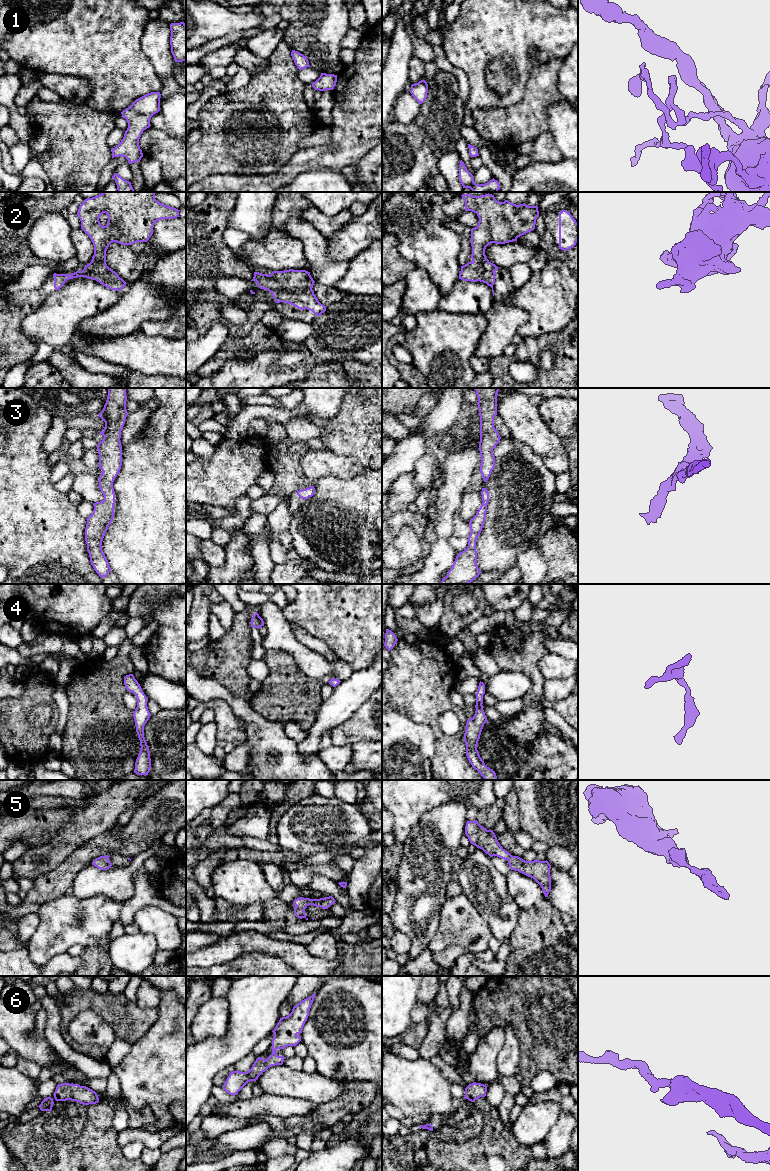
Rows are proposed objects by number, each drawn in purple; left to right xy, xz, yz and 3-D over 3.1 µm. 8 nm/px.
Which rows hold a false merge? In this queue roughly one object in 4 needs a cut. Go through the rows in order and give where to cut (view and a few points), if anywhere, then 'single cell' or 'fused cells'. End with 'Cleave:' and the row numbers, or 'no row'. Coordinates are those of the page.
1: cut none; single cell
2: cut none; single cell
3: cut none; single cell
4: cut none; single cell
5: cut none; single cell
6: cut none; single cell
Cleave: no row

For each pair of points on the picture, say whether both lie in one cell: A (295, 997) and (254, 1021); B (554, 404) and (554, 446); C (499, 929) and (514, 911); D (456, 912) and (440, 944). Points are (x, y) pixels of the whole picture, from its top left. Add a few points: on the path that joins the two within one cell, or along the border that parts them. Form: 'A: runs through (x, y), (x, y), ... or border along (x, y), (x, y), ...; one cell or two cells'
A: border along (294, 986), (288, 995); two cells
B: border along (540, 413), (545, 424), (559, 438), (567, 452); two cells
C: runs through (504, 924), (510, 920), (510, 916); one cell
D: runs through (456, 920), (456, 925), (445, 936); one cell

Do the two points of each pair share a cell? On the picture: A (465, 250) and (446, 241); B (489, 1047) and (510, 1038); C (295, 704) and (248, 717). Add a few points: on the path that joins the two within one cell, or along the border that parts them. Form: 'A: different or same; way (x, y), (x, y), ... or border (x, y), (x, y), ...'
A: different; border (451, 226), (459, 236), (458, 262), (461, 265)
B: different; border (504, 1029), (504, 1044), (495, 1063)
C: different; border (249, 702), (254, 710), (268, 720), (282, 723)

